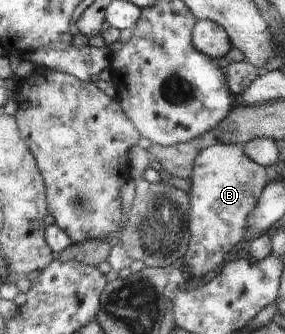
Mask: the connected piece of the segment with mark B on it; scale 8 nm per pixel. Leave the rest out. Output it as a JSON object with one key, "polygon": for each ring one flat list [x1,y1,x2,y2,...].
{"polygon":[[217,143,204,148,195,157,189,196,187,222,189,242,184,262,191,267,190,275,201,278,201,282,217,274,225,262,225,256,245,240,250,213,261,200,267,174,265,166,245,154,239,143]]}

